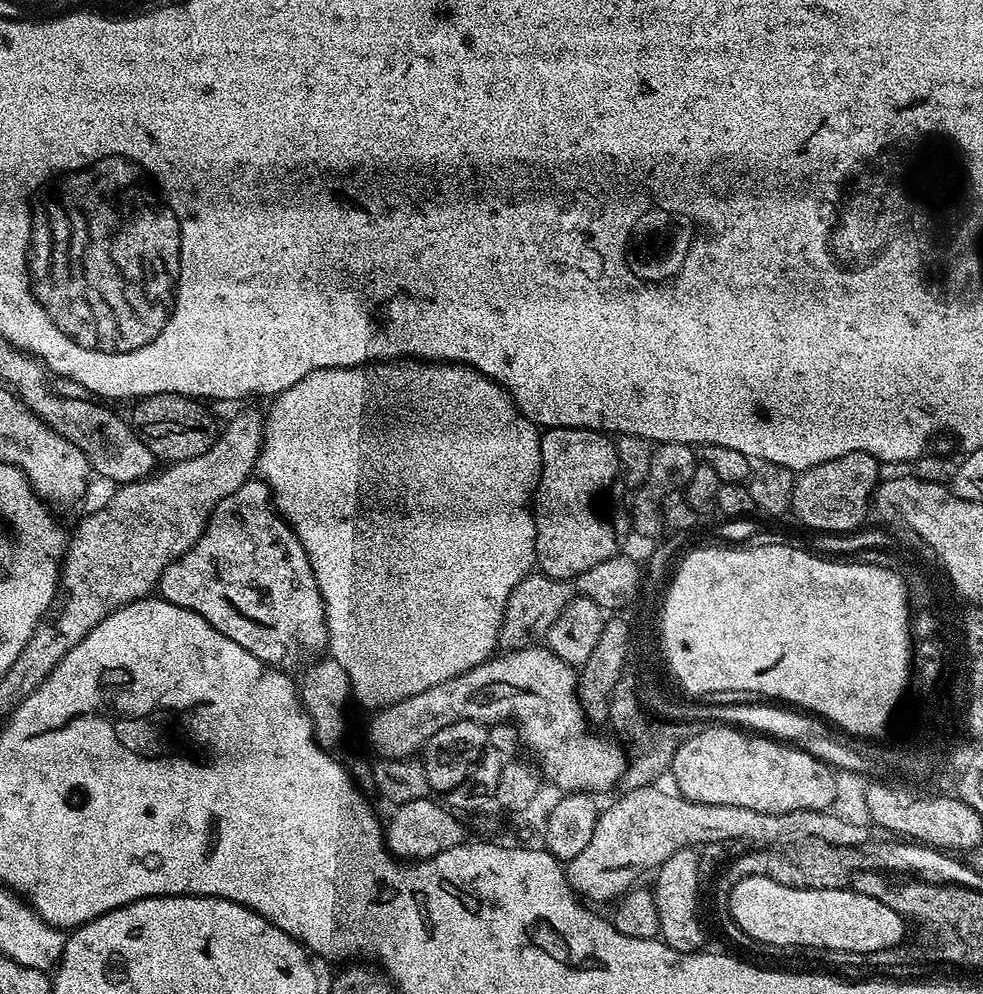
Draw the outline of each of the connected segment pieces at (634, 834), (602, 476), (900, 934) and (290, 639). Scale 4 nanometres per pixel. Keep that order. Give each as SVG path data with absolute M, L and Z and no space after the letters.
M651 784L641 788L629 788L622 791L620 797L601 811L596 818L594 834L590 843L582 849L578 858L567 861L566 871L568 880L577 896L592 900L612 900L621 897L628 889L637 883L636 880L643 872L651 873L659 868L670 854L689 846L700 844L724 844L727 840L749 840L752 846L777 846L790 844L794 838L820 838L834 846L850 846L851 844L867 844L870 835L860 824L839 816L836 810L815 812L814 810L796 810L790 814L762 814L754 810L746 810L744 806L718 806L717 804L699 804L686 800L675 791L663 792L660 786Z
M550 428L540 437L540 483L534 496L534 515L536 518L536 564L539 571L552 579L572 582L576 576L590 570L595 564L602 563L609 556L617 555L616 520L612 515L616 512L616 500L612 495L616 492L616 483L621 483L622 469L616 453L615 443L605 433L595 432L592 428Z
M762 876L742 878L726 897L731 923L752 938L757 945L773 944L776 948L808 948L844 952L878 952L903 945L906 921L890 907L882 905L875 898L868 898L848 888L814 890L813 888L791 888L782 882Z
M249 478L238 489L234 490L232 496L226 496L218 502L218 506L210 514L208 524L204 532L194 542L194 546L186 554L182 554L177 560L170 562L166 566L158 585L158 592L165 600L169 600L174 606L182 606L194 610L199 616L204 616L214 630L226 634L234 642L238 642L243 649L248 650L260 661L264 661L272 667L281 670L293 670L292 668L312 659L316 654L324 652L327 649L328 627L325 624L325 608L322 602L321 592L318 590L317 580L314 578L313 568L310 566L306 552L302 549L302 544L294 535L292 528L288 527L284 519L270 503L272 500L272 491L268 489L267 484L259 478Z

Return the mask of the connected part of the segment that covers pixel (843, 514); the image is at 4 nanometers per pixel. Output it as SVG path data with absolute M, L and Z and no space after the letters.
M851 452L842 458L807 468L796 476L791 515L796 515L806 527L813 528L816 534L855 533L868 516L868 503L873 503L880 480L880 465L881 461L875 460L870 454Z

